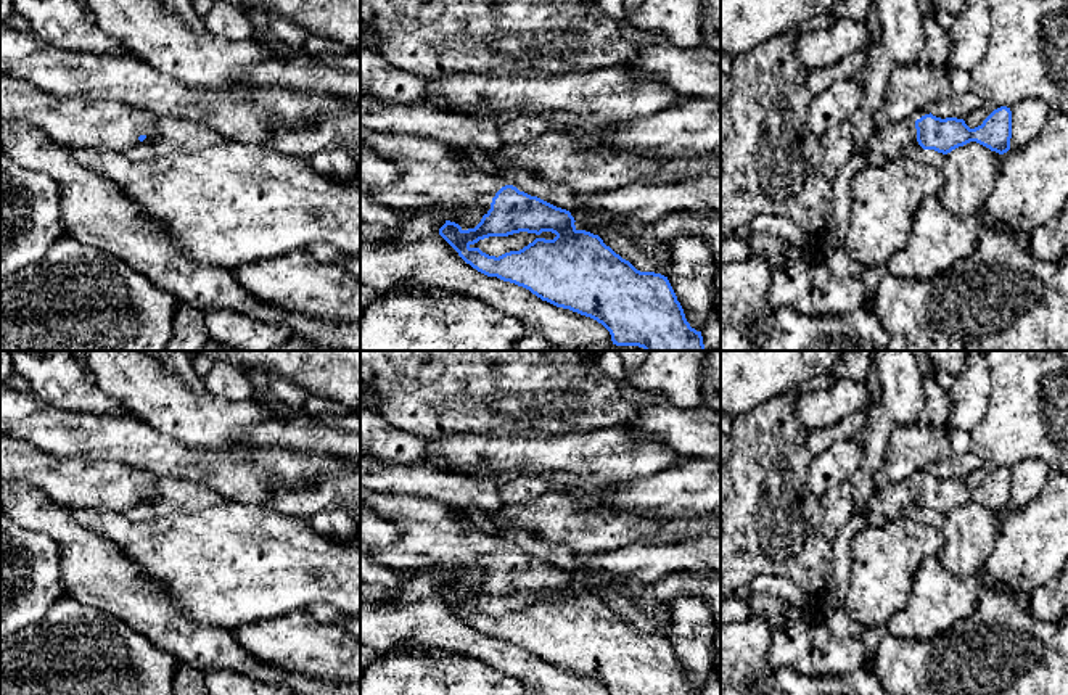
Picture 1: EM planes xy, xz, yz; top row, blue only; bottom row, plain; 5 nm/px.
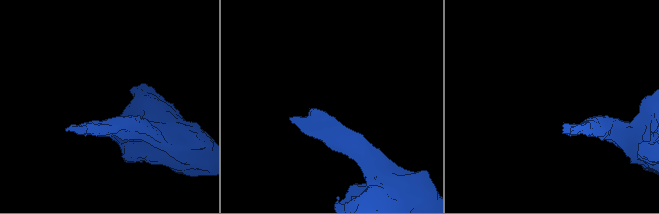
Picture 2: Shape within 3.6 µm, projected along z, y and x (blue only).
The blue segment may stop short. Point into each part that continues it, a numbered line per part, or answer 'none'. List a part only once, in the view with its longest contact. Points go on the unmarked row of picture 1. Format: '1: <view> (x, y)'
1: xz (431, 534)

